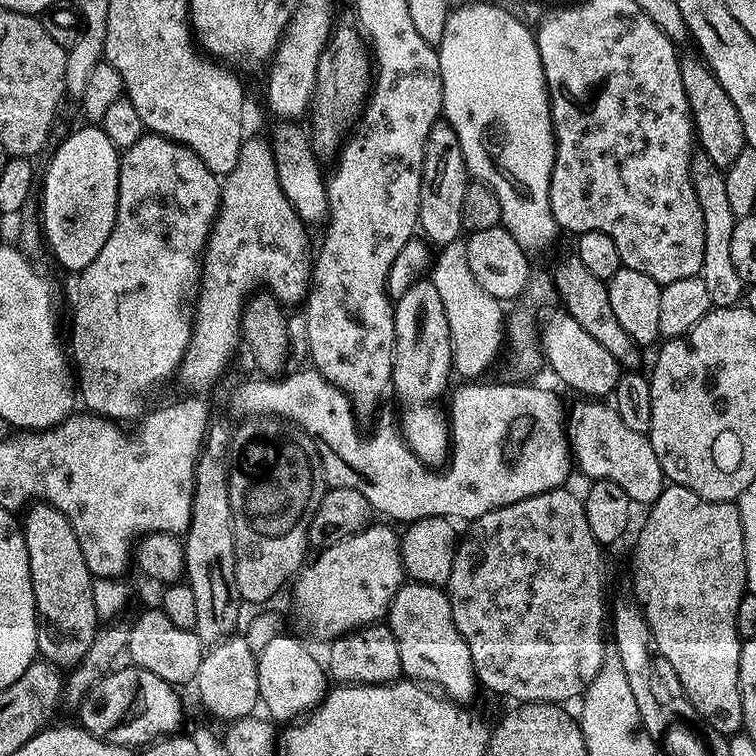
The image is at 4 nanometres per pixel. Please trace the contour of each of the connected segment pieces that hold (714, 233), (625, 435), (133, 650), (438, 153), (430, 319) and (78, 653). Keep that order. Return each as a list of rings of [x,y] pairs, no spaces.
[[[703,154],[691,157],[690,171],[704,219],[704,261],[700,267],[700,275],[706,282],[706,290],[710,290],[713,305],[717,308],[730,308],[745,299],[746,282],[736,273],[730,262],[730,234],[736,225],[737,217],[732,215],[730,202],[726,199],[724,172],[716,168],[710,158]]]
[[[592,402],[588,412],[580,416],[580,425],[574,428],[574,444],[580,448],[596,447],[596,456],[608,463],[607,475],[622,490],[626,490],[629,501],[633,505],[652,505],[660,496],[660,491],[666,487],[666,477],[662,466],[658,462],[658,454],[654,454],[654,446],[645,433],[630,430],[626,422],[616,412],[615,407],[604,405],[604,402]]]
[[[159,606],[145,607],[142,612],[144,613],[137,618],[136,625],[126,632],[126,656],[132,659],[129,661],[137,668],[150,670],[150,674],[158,674],[158,678],[173,686],[181,686],[186,680],[195,681],[206,651],[205,645],[200,643],[199,634],[191,628],[179,628]]]
[[[437,122],[430,130],[428,141],[424,147],[424,165],[422,166],[422,182],[420,183],[420,218],[419,229],[424,230],[425,239],[433,245],[453,244],[461,239],[462,229],[462,197],[466,194],[466,186],[470,173],[464,165],[464,155],[458,134],[447,122]]]
[[[416,278],[408,289],[394,300],[394,334],[396,346],[392,358],[391,391],[396,391],[404,399],[404,409],[400,412],[399,431],[402,439],[425,464],[440,466],[445,463],[450,452],[450,428],[446,416],[439,412],[432,403],[444,392],[448,384],[448,375],[453,375],[452,339],[446,322],[446,310],[442,310],[442,298],[438,298],[438,290],[434,290],[431,279]]]
[[[36,502],[32,506],[24,520],[22,516],[22,531],[38,617],[36,647],[39,655],[49,664],[79,665],[91,644],[98,638],[92,589],[94,577],[86,566],[86,558],[68,519],[51,504]]]

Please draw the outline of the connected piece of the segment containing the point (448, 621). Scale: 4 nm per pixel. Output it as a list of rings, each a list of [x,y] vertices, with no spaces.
[[[401,583],[392,600],[392,607],[386,613],[386,620],[398,642],[405,677],[415,678],[429,685],[437,684],[432,686],[456,702],[468,700],[475,694],[478,679],[470,646],[466,646],[454,622],[447,595],[435,583]]]

